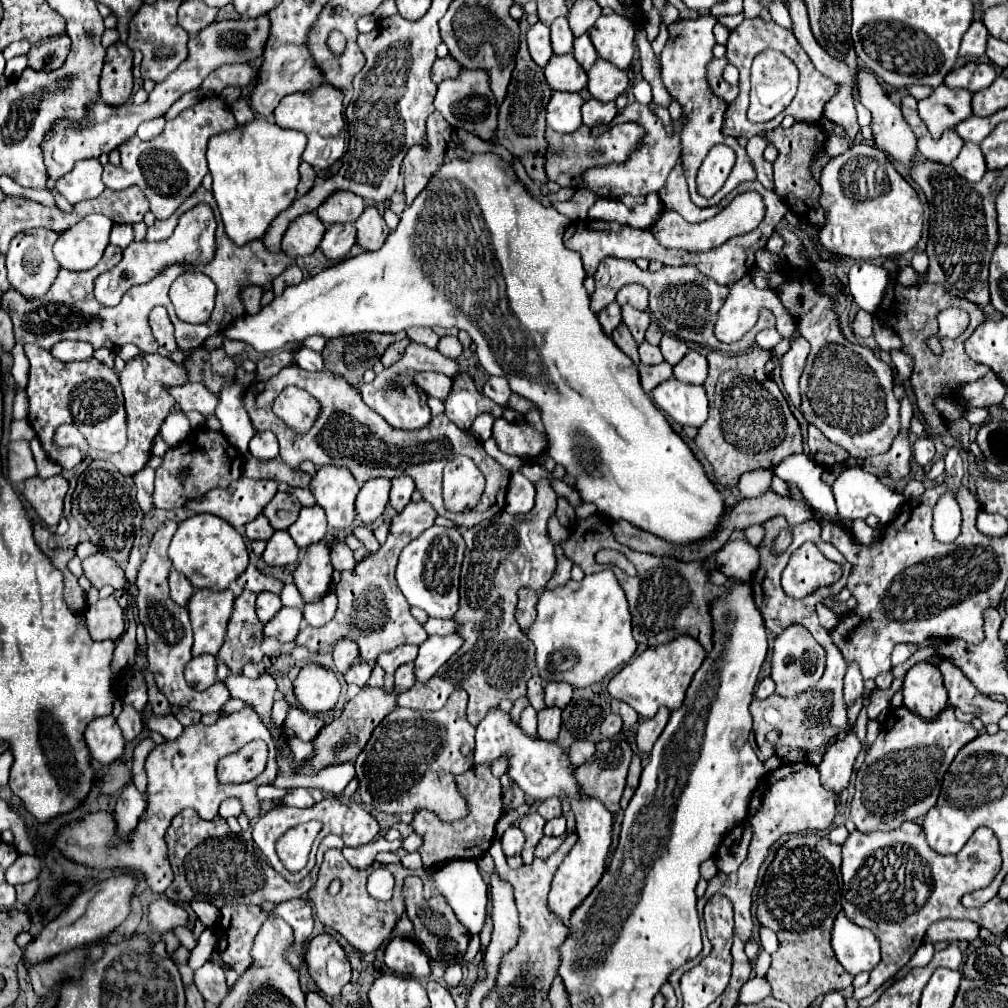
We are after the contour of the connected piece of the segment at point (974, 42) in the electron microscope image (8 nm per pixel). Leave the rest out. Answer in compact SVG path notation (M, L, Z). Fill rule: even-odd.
M974 20L966 34L962 36L960 44L960 56L964 58L980 58L986 52L986 40L988 40L988 30L982 20Z

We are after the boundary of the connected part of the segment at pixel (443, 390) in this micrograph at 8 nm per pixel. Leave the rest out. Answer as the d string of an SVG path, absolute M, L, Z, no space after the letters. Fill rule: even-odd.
M416 372L414 374L416 384L428 392L430 396L438 398L438 400L446 400L450 390L452 390L452 380L444 374L436 374L436 372Z

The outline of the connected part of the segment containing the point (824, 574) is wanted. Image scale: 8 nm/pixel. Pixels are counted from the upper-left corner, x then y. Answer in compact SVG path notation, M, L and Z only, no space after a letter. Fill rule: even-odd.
M814 542L794 550L782 572L782 588L792 598L804 598L818 586L828 586L840 578L840 566L822 556Z

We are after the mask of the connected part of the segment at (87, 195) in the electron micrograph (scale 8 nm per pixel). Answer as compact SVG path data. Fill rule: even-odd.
M98 158L76 162L76 166L56 182L56 188L68 198L70 204L98 198L104 192L102 164Z

